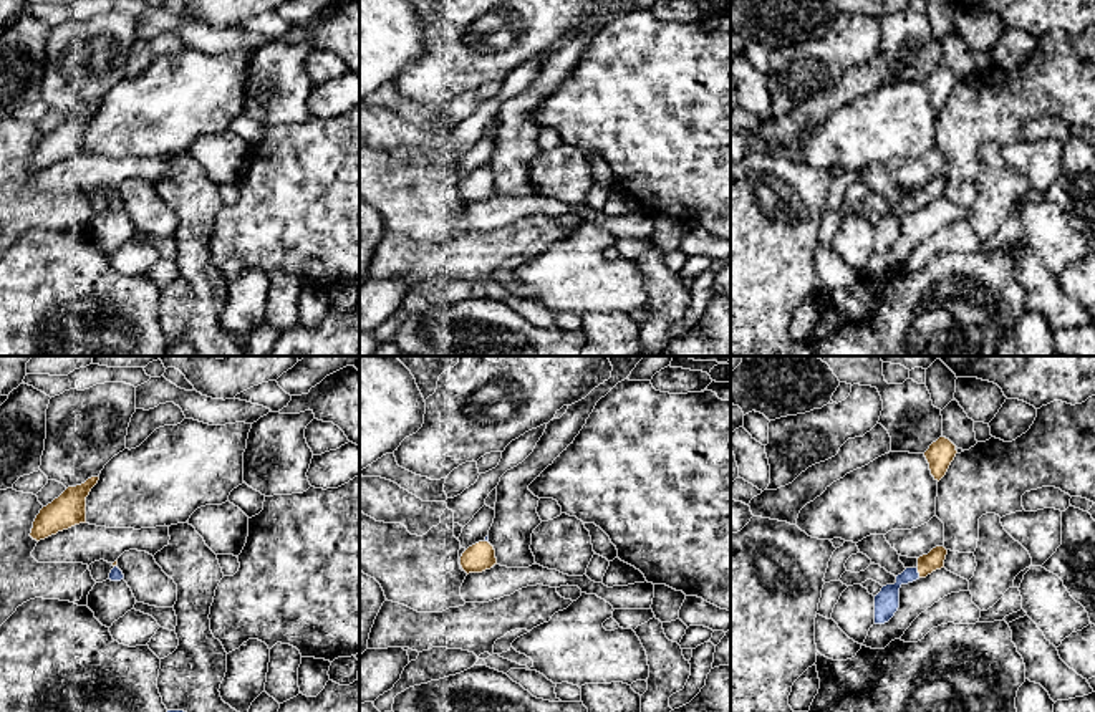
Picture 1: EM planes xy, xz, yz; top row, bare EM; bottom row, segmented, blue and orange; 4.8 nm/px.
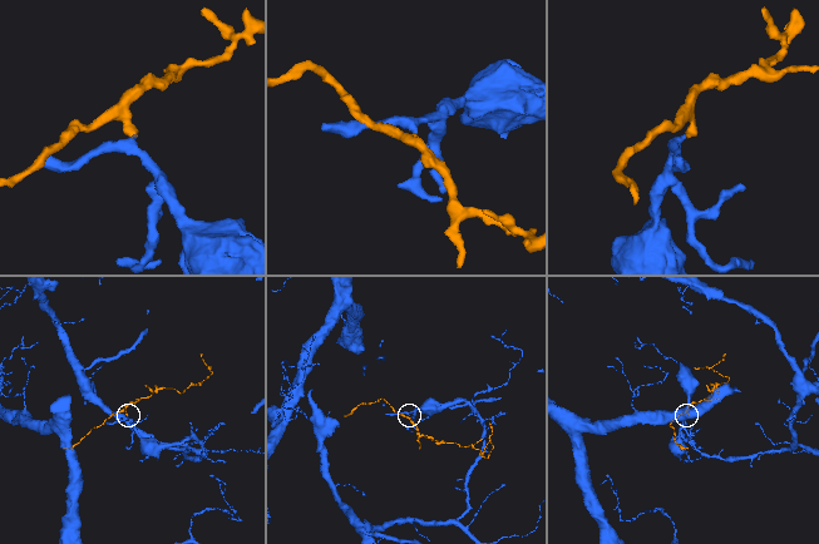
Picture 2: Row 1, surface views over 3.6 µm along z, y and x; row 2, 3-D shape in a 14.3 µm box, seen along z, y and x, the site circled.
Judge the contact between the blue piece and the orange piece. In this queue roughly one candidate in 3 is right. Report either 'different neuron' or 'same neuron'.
same neuron

